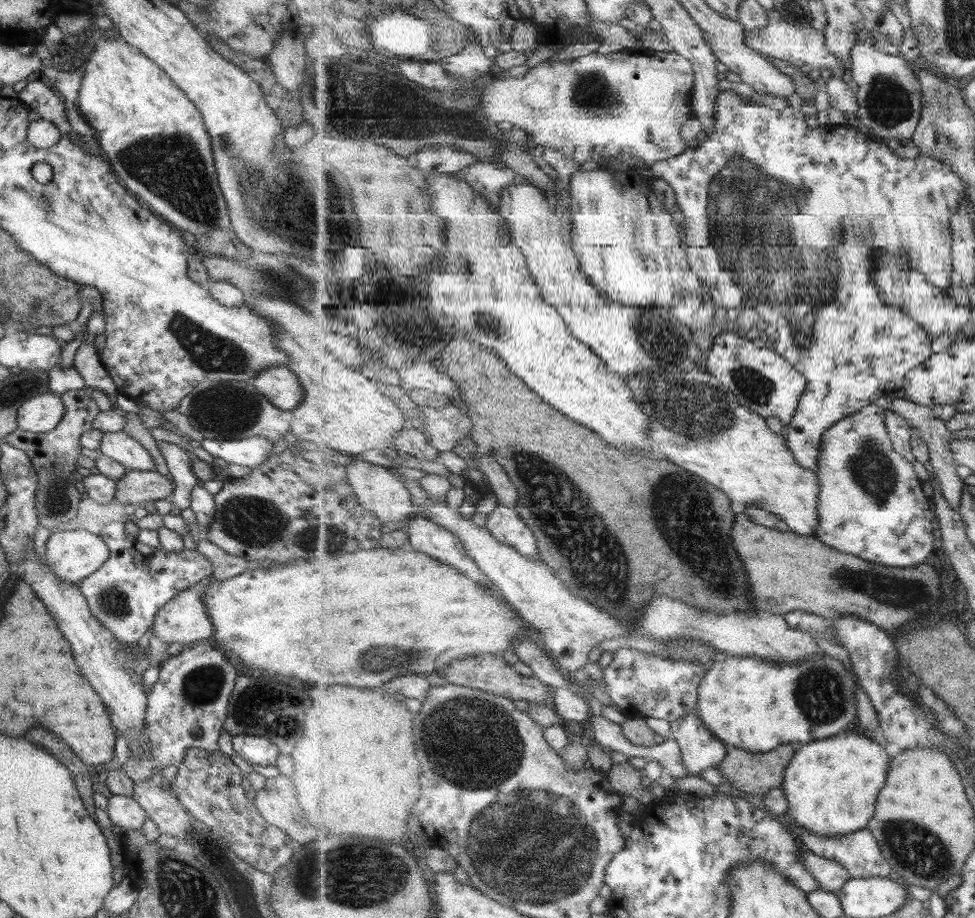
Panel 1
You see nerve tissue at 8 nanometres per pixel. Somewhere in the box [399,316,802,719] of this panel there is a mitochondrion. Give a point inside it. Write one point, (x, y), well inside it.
(550, 498)

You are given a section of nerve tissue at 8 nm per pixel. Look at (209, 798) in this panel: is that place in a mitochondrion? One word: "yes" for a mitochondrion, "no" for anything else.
no

